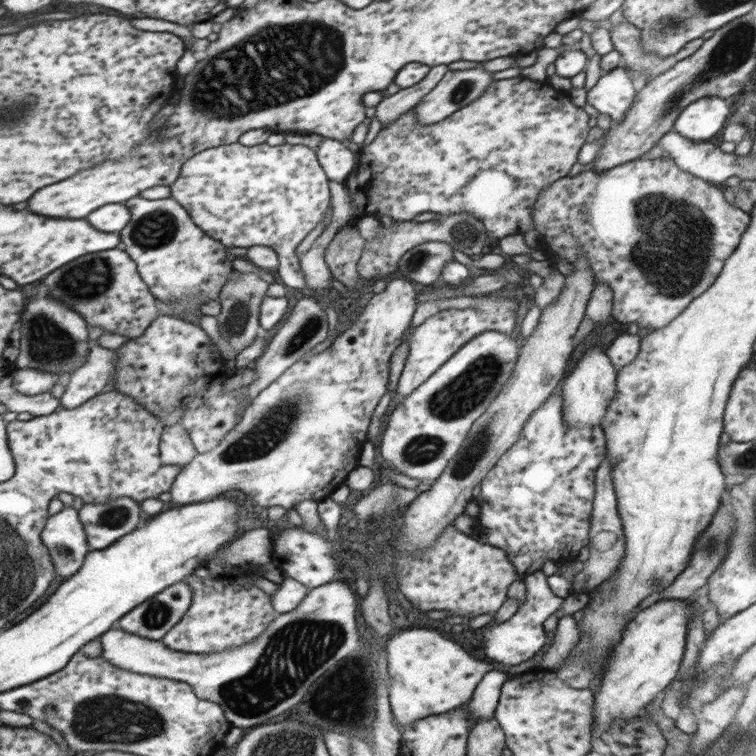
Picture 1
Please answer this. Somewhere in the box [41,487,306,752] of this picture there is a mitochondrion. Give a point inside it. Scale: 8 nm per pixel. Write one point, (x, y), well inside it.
(100, 719)

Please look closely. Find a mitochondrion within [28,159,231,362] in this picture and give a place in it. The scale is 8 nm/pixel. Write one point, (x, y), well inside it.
(91, 279)

